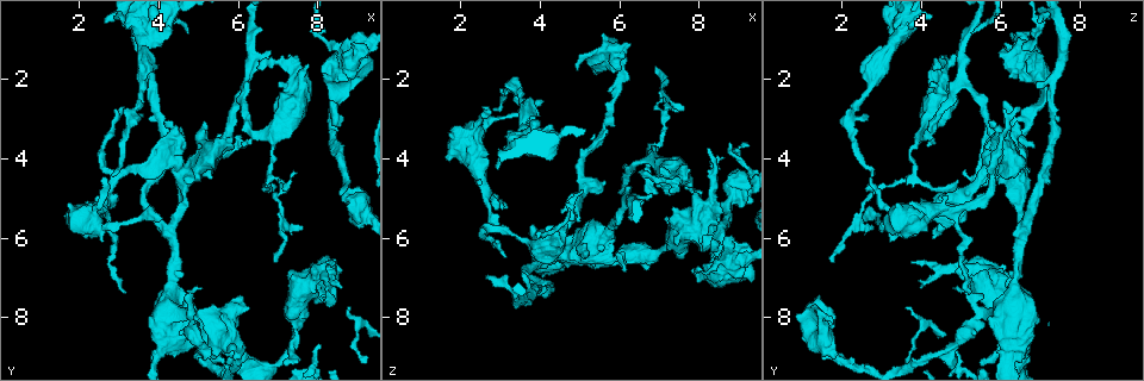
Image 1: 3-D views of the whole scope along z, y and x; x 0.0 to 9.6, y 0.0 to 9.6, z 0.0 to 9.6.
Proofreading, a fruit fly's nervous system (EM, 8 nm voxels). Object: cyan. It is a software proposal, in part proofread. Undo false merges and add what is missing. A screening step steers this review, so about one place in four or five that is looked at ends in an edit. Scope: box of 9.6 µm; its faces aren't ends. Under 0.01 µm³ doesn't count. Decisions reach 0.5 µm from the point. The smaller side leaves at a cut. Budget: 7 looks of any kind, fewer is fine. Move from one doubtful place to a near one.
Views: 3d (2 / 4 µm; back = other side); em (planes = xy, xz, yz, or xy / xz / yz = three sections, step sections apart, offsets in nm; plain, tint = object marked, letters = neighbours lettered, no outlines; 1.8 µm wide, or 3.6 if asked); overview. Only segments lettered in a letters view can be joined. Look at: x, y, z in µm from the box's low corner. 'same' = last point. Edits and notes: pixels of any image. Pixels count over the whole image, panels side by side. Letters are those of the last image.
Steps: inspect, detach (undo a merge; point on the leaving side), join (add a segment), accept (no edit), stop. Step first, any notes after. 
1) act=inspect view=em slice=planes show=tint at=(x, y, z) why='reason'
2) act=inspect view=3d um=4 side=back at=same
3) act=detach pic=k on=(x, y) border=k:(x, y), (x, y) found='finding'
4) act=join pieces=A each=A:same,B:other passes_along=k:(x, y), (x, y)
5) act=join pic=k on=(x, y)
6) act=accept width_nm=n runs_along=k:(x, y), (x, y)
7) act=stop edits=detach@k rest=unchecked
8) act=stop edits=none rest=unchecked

act=inspect view=em slice=planes show=plain at=(6.05, 3.65, 4.20) why='thin end'

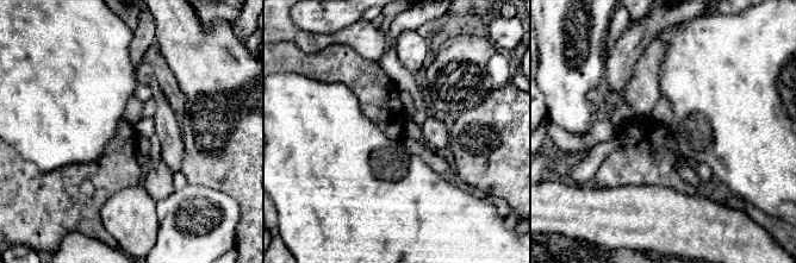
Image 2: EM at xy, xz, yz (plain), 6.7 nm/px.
act=inspect view=em slice=planes show=letters at=same why='see the neighbours'

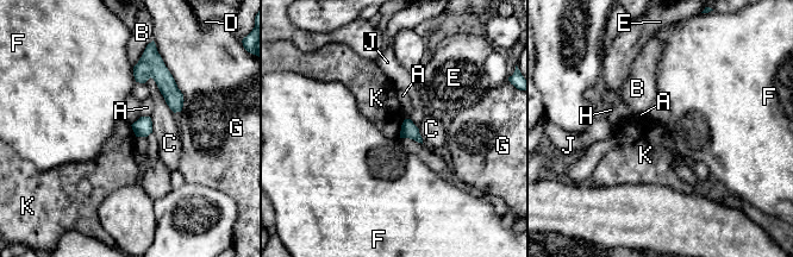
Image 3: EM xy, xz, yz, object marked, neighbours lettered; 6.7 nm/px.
act=accept each=A:other,B:other,C:other,D:other,E:other,F:other,G:other,H:other,J:other,K:other border=3:(405, 119), (399, 137) found='no lettered segment goes on from it'

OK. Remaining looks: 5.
act=inspect view=3d um=2 at=(8.35, 7.50, 5.85) why='abrupt turn'

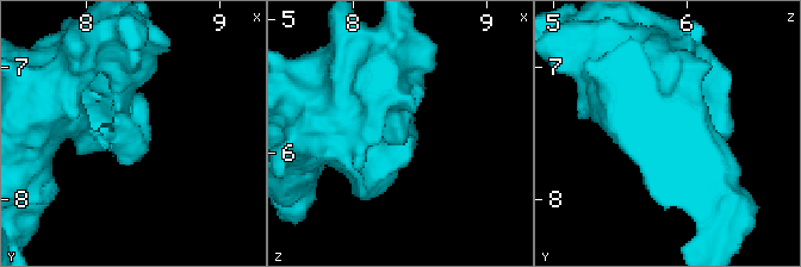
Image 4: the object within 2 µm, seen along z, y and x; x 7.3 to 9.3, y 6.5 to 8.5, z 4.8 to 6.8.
act=inspect view=em slice=planes show=tint at=same why='shape alone is not enough'

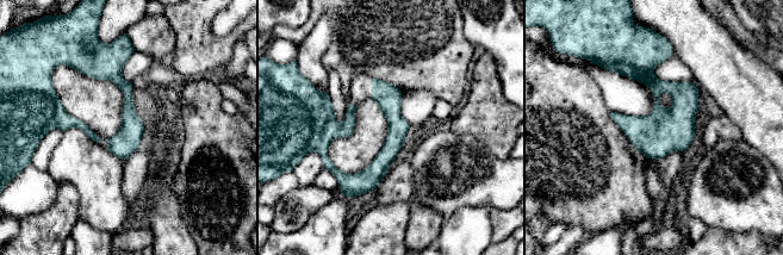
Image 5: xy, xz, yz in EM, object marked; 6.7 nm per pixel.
act=inspect view=em slice=planes show=letters at=same

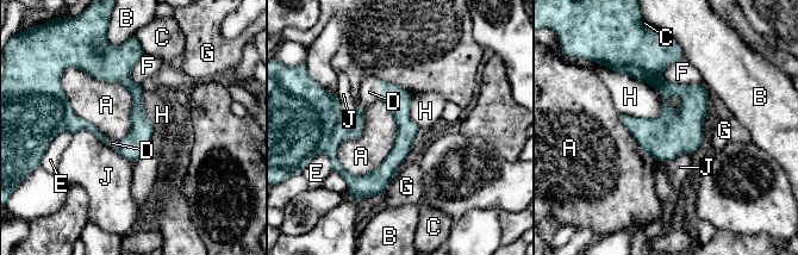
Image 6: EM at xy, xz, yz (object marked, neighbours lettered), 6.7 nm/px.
act=join pieces=D each=A:other,B:other,C:other,D:same,E:other,F:other,G:other,H:other,J:other found='it goes on there'

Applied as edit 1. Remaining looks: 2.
act=stop edits=join@6 rest=unchecked

